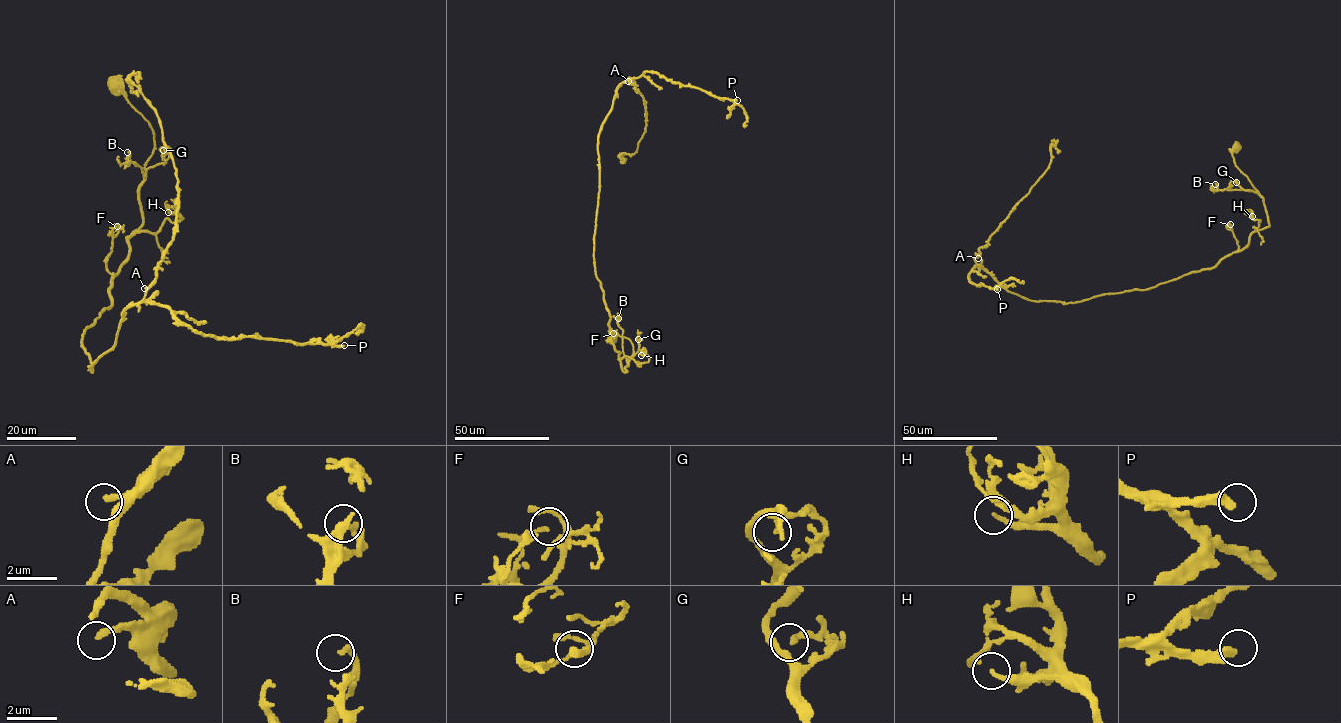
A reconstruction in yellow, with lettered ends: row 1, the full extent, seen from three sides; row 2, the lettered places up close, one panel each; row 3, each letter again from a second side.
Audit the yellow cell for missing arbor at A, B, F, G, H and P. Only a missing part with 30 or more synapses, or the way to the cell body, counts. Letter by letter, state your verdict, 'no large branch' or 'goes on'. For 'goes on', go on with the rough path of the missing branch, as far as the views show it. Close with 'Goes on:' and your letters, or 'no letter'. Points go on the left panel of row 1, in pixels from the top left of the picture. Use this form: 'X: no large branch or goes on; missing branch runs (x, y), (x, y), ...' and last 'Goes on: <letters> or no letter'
A: no large branch
B: no large branch
F: no large branch
G: no large branch
H: no large branch
P: goes on; missing branch runs (344, 345), (363, 342), (381, 309), (361, 315)
Goes on: P

